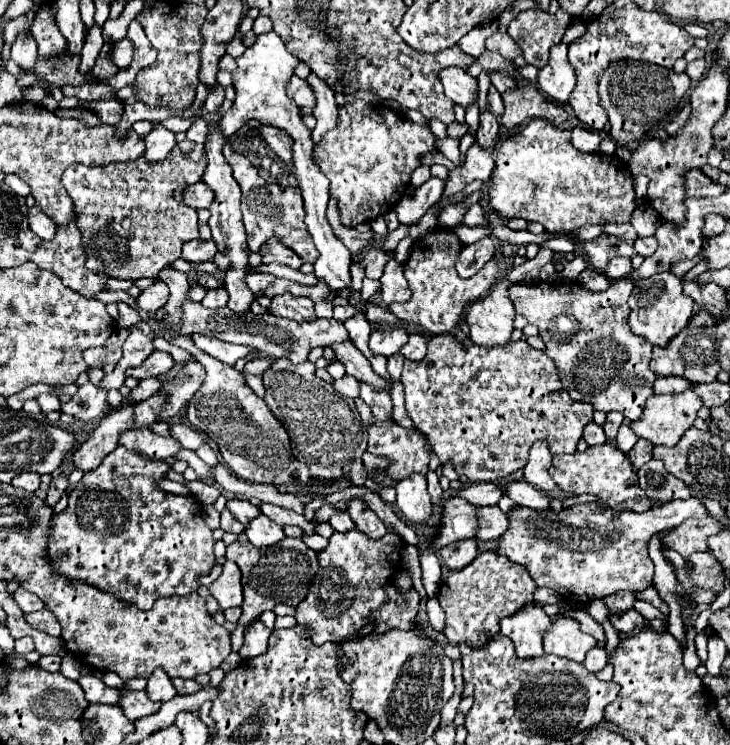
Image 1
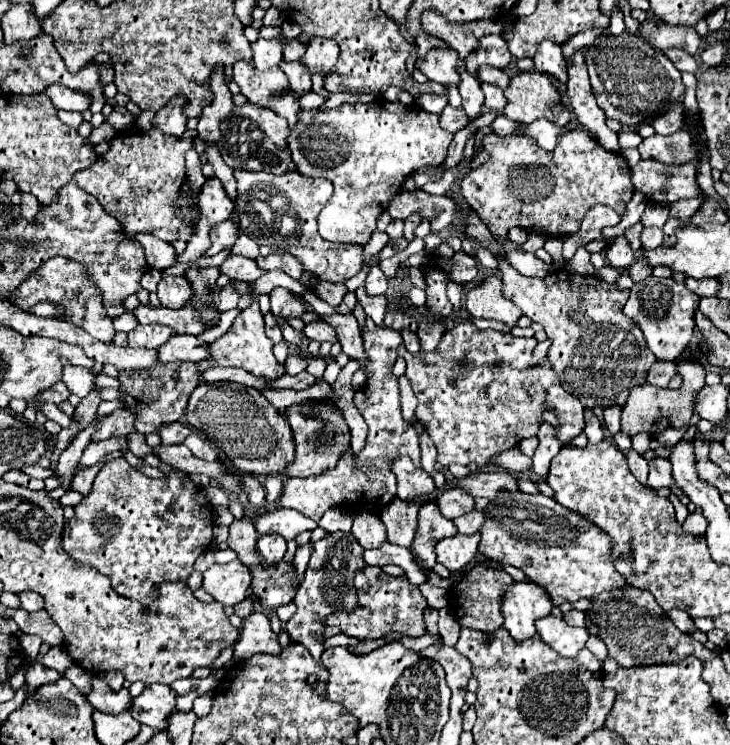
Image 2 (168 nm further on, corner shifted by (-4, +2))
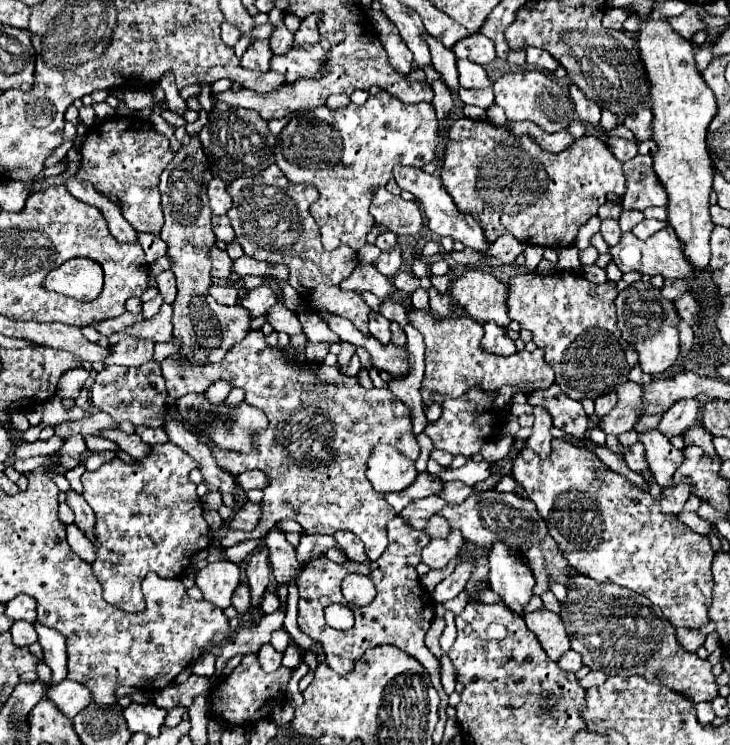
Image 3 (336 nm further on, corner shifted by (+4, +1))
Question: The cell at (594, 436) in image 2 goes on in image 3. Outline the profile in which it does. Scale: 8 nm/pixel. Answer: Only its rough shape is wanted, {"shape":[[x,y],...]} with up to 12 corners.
{"shape":[[559,386],[531,392],[527,404],[545,406],[553,424],[587,436],[587,414]]}

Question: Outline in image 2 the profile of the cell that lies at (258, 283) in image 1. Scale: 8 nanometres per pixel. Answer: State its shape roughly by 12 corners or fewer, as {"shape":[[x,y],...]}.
{"shape":[[227,257],[223,275],[247,283],[257,281],[263,269],[247,257]]}

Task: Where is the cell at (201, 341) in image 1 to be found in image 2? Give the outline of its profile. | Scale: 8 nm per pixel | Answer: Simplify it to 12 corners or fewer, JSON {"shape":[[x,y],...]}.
{"shape":[[173,335],[159,359],[203,361],[207,343],[195,335]]}

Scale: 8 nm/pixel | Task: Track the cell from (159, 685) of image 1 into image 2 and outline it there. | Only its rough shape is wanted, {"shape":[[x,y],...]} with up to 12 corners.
{"shape":[[153,683],[135,697],[131,715],[165,729],[175,691]]}

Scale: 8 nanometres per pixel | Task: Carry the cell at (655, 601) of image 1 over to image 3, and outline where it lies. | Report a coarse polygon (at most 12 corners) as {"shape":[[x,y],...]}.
{"shape":[[677,630],[677,642],[687,652],[705,644],[699,630]]}

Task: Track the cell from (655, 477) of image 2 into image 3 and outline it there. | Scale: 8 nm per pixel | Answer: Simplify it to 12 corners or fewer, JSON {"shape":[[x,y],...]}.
{"shape":[[641,442],[623,446],[621,454],[633,472],[649,474]]}

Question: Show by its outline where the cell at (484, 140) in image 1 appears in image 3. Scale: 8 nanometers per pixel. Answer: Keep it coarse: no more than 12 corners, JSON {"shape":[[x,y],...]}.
{"shape":[[423,32],[433,68],[451,90],[459,88],[455,54]]}

